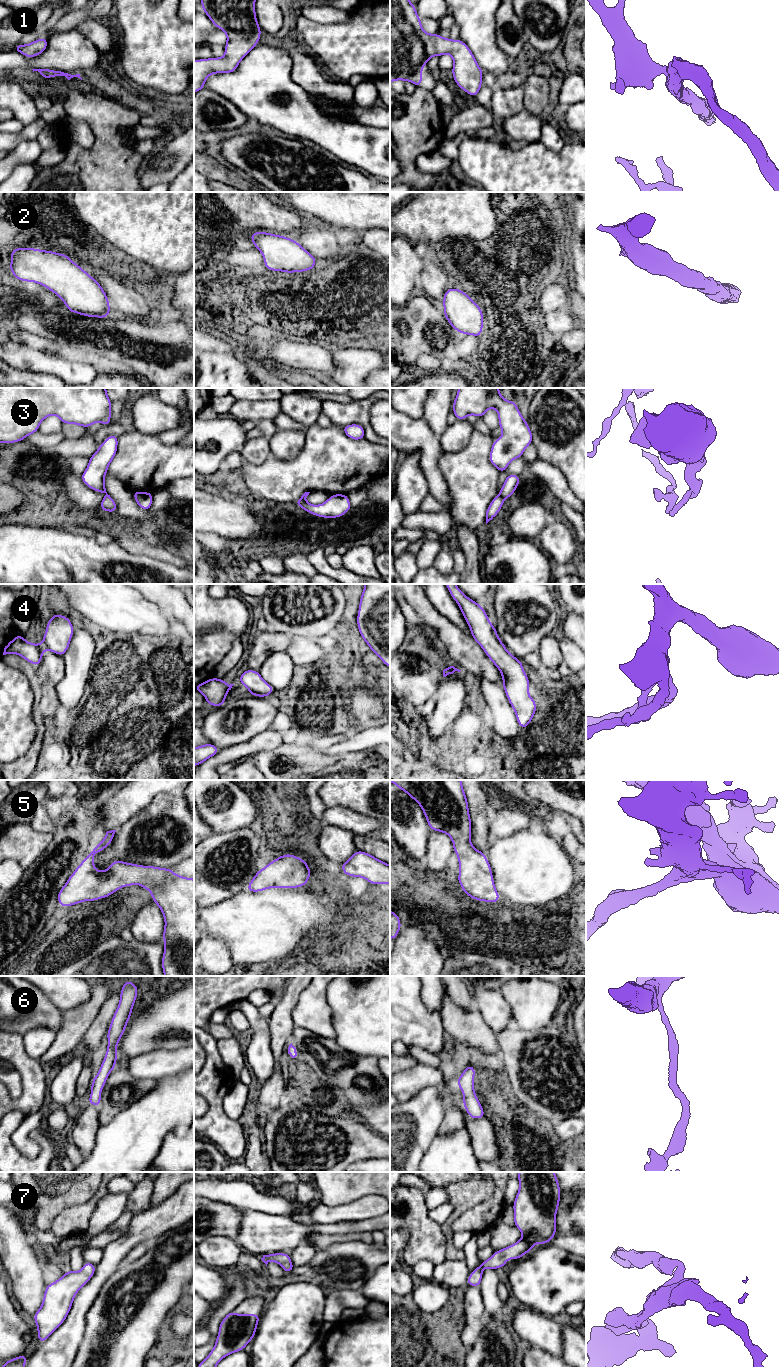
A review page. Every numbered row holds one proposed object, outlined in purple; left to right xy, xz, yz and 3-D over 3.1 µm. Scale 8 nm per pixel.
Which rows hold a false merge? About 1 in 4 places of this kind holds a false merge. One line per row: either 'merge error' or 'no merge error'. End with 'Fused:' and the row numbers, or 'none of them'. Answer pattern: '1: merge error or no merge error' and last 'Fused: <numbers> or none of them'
1: no merge error
2: no merge error
3: merge error
4: no merge error
5: no merge error
6: no merge error
7: no merge error
Fused: 3

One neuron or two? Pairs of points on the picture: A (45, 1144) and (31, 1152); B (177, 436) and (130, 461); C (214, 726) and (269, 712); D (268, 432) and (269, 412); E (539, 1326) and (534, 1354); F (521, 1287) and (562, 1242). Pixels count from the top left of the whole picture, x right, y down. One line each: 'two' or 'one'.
A: two
B: two
C: one
D: two
E: two
F: two

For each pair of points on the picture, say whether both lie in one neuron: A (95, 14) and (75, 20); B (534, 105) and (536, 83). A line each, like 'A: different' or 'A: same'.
A: same
B: same

